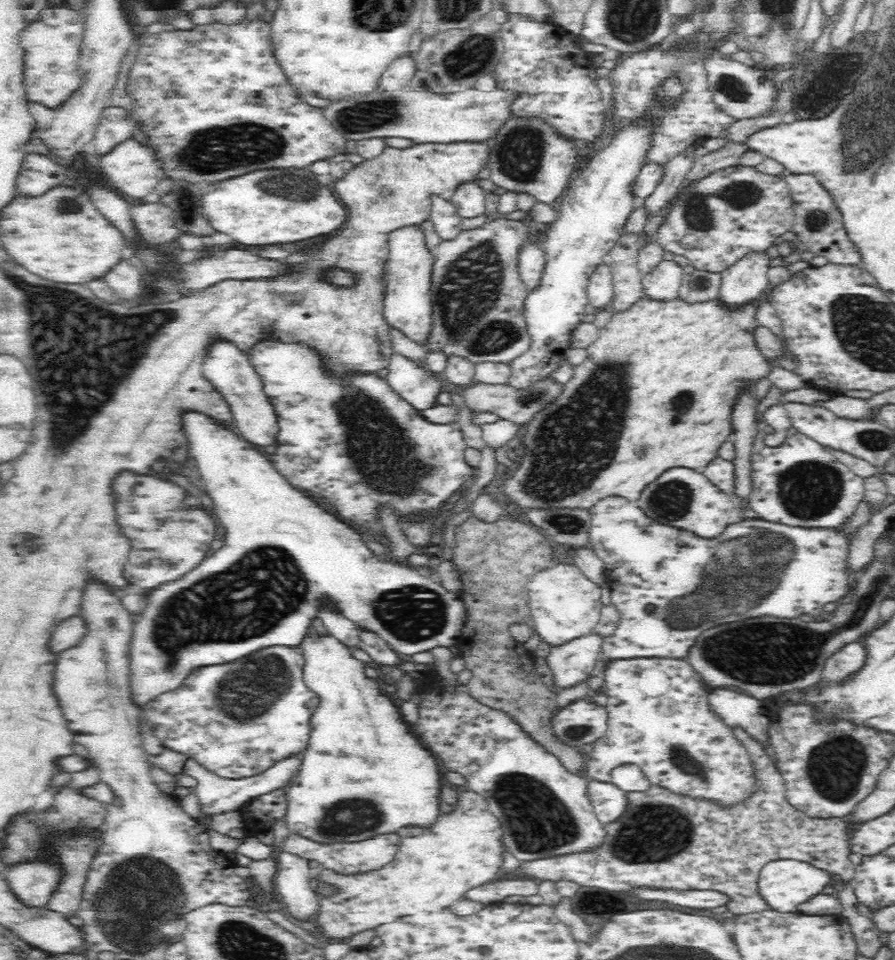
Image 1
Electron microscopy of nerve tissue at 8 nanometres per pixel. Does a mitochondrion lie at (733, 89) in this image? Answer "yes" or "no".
yes

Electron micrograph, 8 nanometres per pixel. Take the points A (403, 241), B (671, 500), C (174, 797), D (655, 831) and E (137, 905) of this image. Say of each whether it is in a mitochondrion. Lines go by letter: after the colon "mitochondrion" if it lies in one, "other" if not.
A: other
B: mitochondrion
C: other
D: mitochondrion
E: mitochondrion

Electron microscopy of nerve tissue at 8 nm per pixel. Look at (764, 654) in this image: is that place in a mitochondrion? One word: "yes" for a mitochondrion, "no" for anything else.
yes

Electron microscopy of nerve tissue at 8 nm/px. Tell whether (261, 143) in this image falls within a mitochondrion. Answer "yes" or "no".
yes

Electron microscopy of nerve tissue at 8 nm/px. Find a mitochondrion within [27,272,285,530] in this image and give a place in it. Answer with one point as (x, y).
(68, 405)

